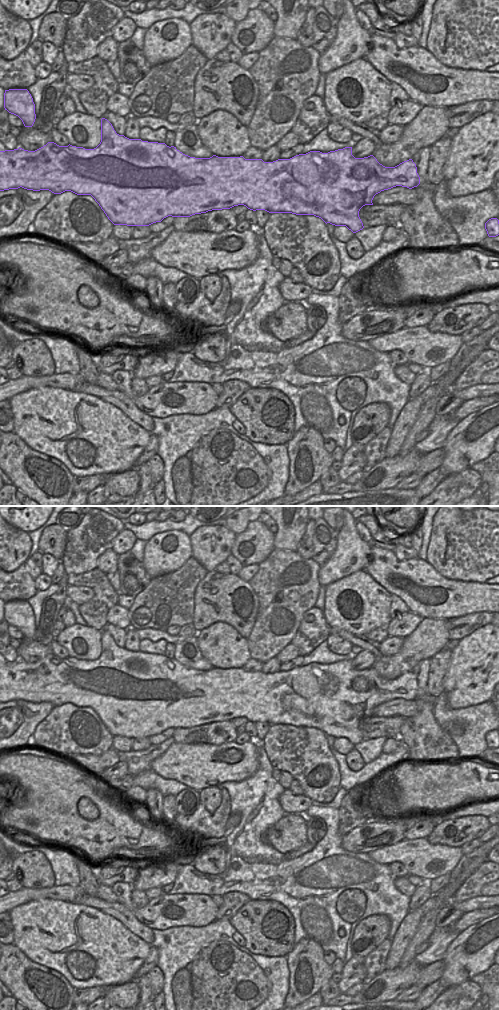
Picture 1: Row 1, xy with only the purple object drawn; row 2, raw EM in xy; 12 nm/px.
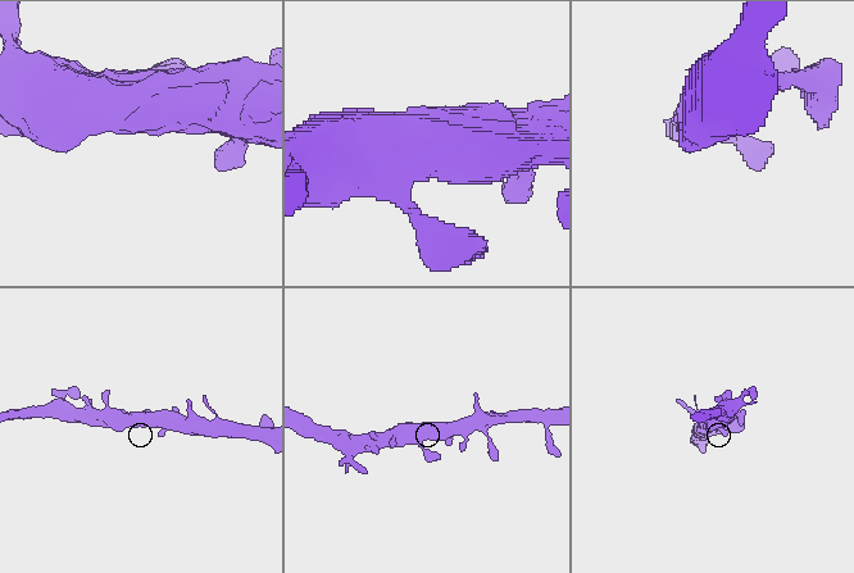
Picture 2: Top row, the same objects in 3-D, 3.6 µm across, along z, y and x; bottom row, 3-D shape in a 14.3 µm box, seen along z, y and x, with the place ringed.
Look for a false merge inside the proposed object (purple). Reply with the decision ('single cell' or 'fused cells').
single cell

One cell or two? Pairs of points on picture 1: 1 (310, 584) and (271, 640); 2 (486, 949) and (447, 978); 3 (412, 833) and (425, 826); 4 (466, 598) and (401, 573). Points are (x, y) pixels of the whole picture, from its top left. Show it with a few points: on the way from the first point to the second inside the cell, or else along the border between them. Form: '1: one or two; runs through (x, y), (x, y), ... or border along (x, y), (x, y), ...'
1: one; runs through (293, 591), (273, 607), (269, 623)
2: one; runs through (476, 952), (457, 970)
3: one; runs through (415, 832), (422, 829)
4: one; runs through (450, 587), (420, 585), (417, 583)

